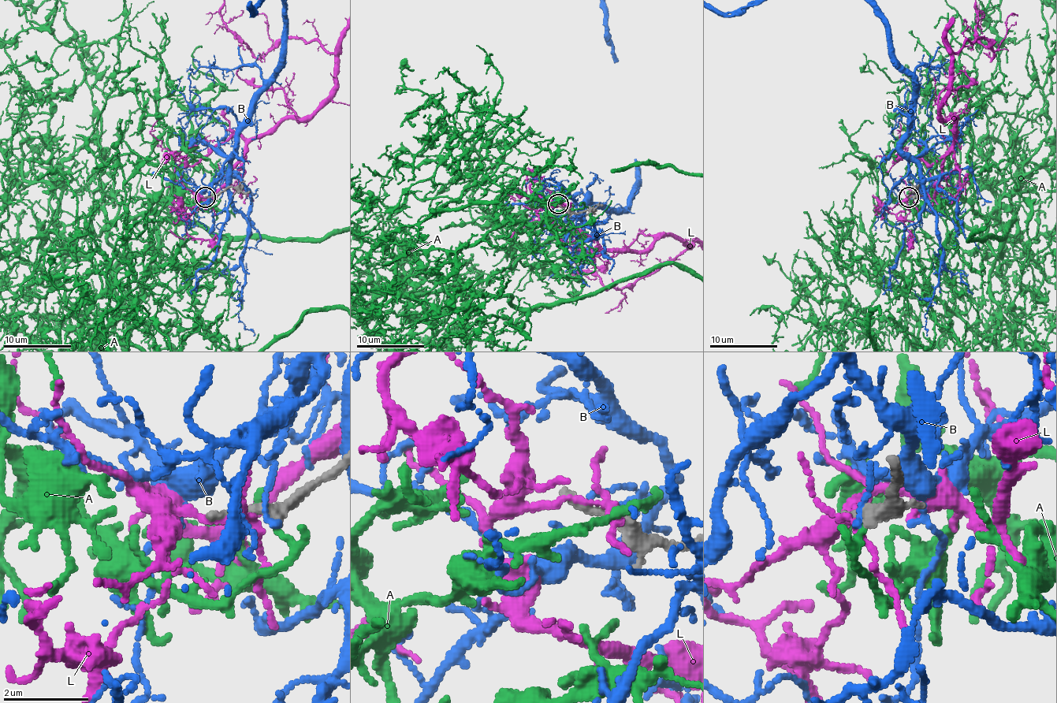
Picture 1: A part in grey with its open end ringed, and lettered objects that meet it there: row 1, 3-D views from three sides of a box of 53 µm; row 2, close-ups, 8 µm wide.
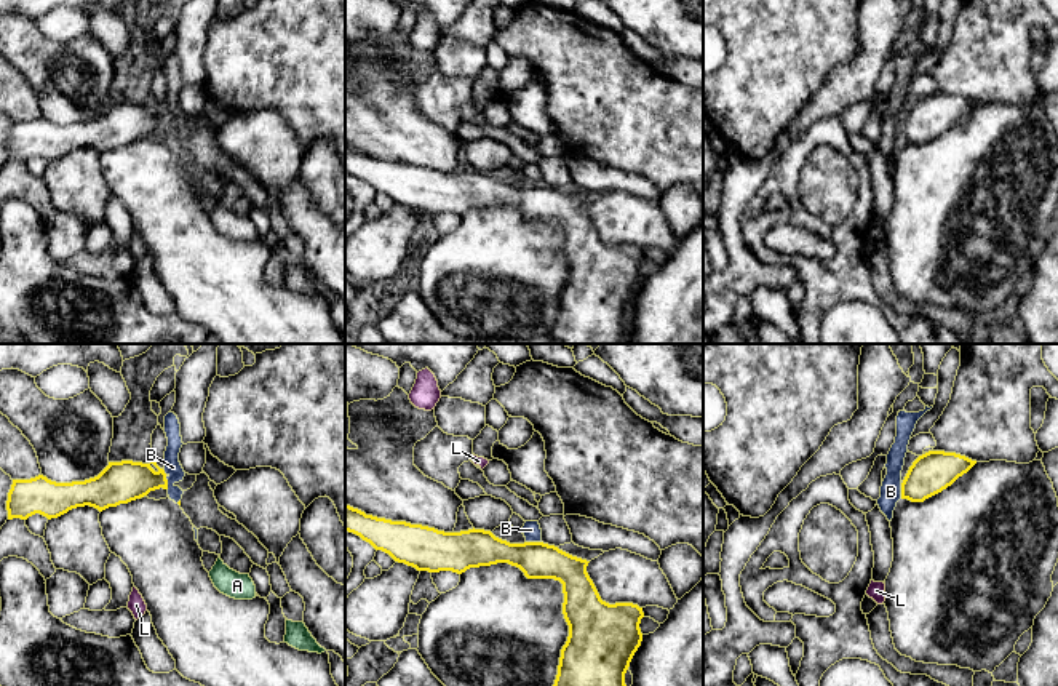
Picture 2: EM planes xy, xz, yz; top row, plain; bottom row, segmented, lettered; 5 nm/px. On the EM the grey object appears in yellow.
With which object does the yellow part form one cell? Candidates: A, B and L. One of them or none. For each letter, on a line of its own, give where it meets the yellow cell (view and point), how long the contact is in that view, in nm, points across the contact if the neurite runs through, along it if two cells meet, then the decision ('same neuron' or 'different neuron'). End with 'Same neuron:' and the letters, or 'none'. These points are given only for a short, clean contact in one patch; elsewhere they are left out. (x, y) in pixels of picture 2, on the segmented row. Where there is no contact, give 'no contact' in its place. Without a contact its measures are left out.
A: no contact | different neuron
B: xz (534, 542) | 80 nm | along xz (526, 541), (540, 542) | different neuron
L: no contact | different neuron
Same neuron: none

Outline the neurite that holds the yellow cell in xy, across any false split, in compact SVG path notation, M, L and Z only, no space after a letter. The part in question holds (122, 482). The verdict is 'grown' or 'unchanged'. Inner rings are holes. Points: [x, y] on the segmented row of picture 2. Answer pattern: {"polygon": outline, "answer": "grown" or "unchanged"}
{"polygon": "M109 462L94 478L56 483L43 475L30 480L13 480L8 493L8 520L40 513L58 518L77 507L94 507L99 512L141 499L155 489L168 489L168 480L157 462Z", "answer": "unchanged"}

